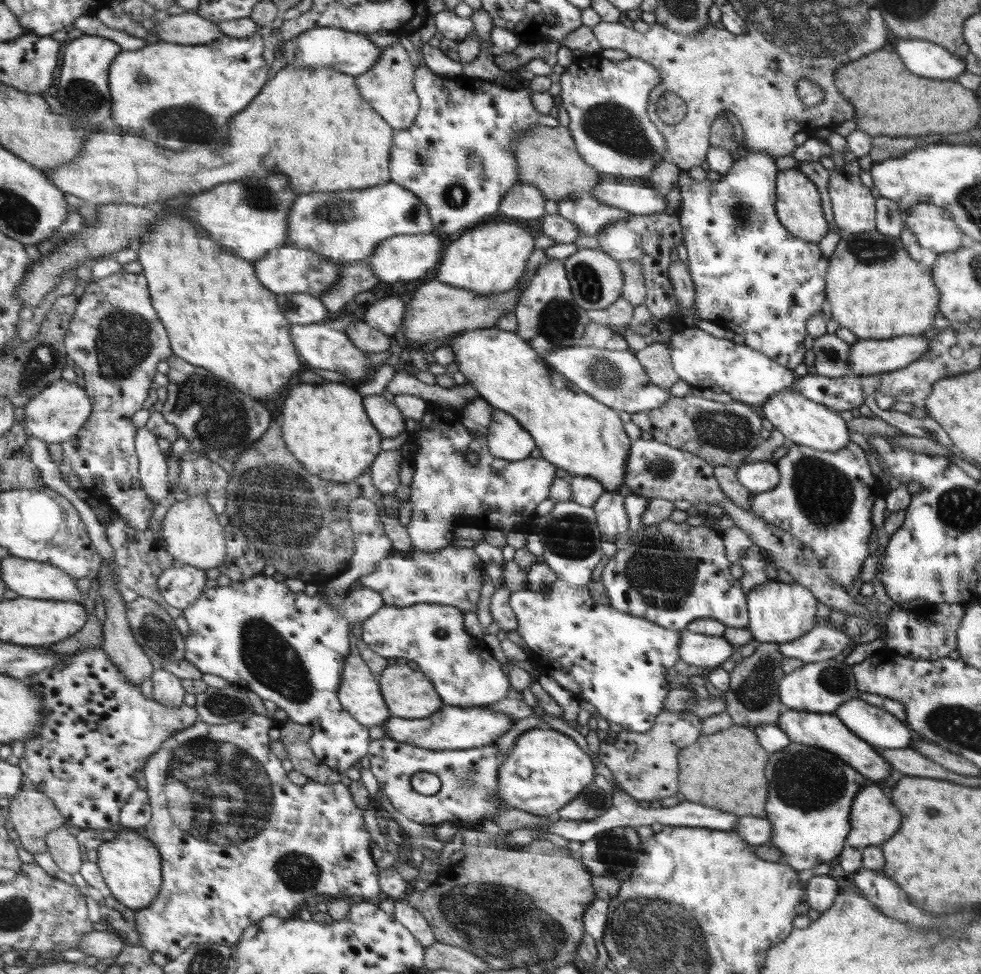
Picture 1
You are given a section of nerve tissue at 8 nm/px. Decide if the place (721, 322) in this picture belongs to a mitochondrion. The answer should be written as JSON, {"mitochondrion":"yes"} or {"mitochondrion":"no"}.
{"mitochondrion":"no"}

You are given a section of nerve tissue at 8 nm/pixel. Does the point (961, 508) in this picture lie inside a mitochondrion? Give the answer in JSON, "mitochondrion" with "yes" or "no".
{"mitochondrion":"yes"}

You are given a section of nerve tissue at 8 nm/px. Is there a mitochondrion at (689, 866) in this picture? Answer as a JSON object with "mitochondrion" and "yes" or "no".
{"mitochondrion":"no"}

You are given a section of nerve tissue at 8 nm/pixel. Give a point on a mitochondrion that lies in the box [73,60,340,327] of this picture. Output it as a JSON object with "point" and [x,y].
{"point":[185,123]}

